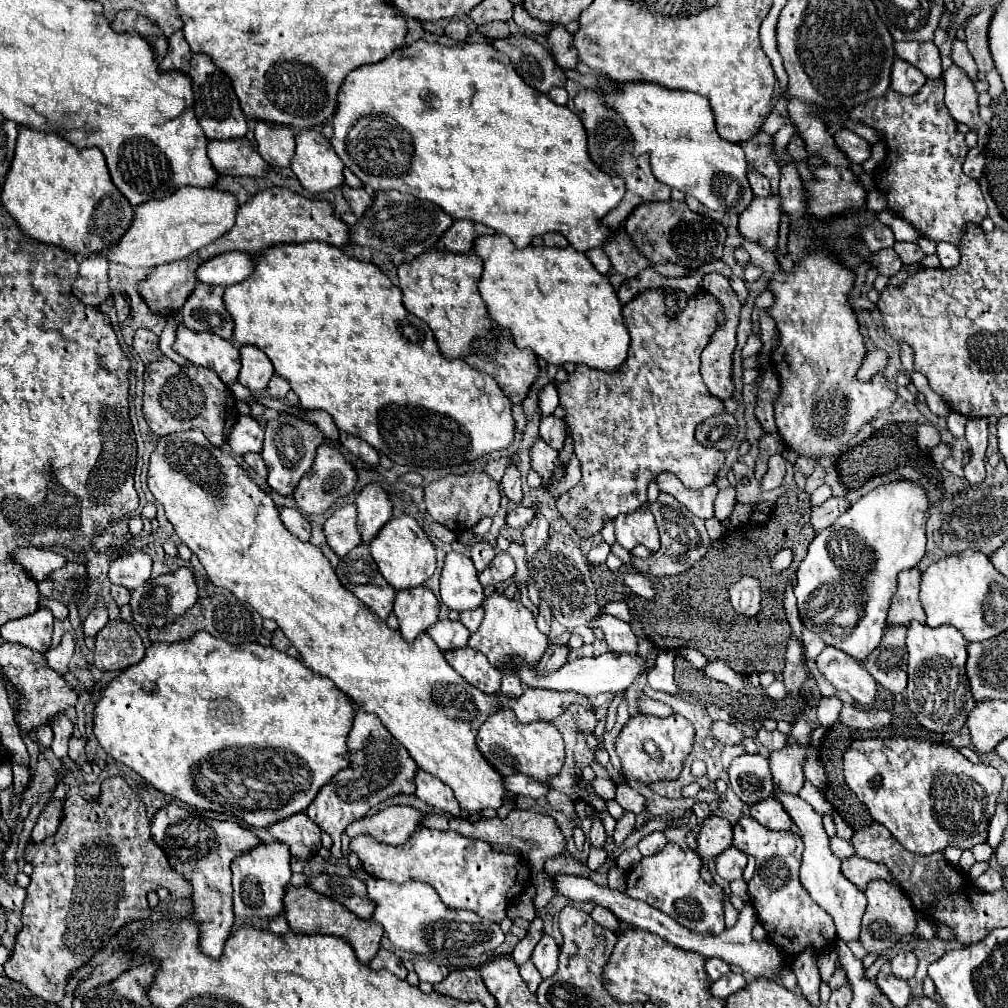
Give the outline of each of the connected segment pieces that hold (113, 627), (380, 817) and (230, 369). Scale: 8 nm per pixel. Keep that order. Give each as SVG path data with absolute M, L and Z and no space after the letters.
M109 621L95 637L95 667L119 671L139 663L145 655L143 641L135 627L125 621Z
M391 805L375 815L367 815L363 819L357 819L349 823L345 833L353 839L359 835L369 835L381 843L399 845L405 843L415 827L421 823L421 811L407 805Z
M177 325L177 337L173 349L187 357L191 363L213 369L219 379L231 387L239 373L239 349L231 341L219 335L189 331L185 325Z

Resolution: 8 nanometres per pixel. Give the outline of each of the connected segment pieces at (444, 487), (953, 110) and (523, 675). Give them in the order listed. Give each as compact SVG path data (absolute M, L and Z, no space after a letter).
M485 473L447 475L425 487L425 505L429 515L457 535L463 533L465 529L475 527L483 517L493 517L499 511L499 501L501 501L499 485Z
M951 65L945 75L945 105L957 123L965 123L971 131L977 133L979 145L985 145L989 139L989 127L979 117L977 105L977 91L971 79L965 75L963 69Z
M605 653L591 659L571 659L561 669L557 669L553 675L541 675L537 671L537 665L533 667L517 667L517 677L531 689L553 689L561 693L579 693L579 695L599 695L599 693L619 693L629 689L641 673L647 673L649 667L645 667L643 659L639 655L627 655L627 653Z

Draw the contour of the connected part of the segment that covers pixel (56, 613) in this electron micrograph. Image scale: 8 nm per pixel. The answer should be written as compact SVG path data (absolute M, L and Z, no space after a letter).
M47 599L47 601L45 601L45 605L49 605L49 607L51 607L53 617L55 617L57 621L65 621L65 619L69 617L69 609L67 609L67 605L65 605L65 603L55 601L55 599Z

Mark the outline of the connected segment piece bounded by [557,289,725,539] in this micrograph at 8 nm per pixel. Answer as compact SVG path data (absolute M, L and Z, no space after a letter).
M661 289L645 291L623 307L625 323L631 333L631 347L629 357L619 371L599 373L585 365L577 365L575 373L569 375L569 381L557 385L561 405L567 409L565 423L571 427L575 455L579 457L583 471L579 485L557 499L557 509L581 539L599 533L603 523L613 521L619 513L633 513L637 507L647 503L647 485L659 473L671 471L685 487L703 489L713 483L725 463L725 455L721 451L705 449L693 437L693 431L701 421L725 411L723 401L707 391L699 373L699 355L717 327L715 313L721 311L721 305L709 293L697 293L697 297L687 301L677 319L667 319L663 299Z

